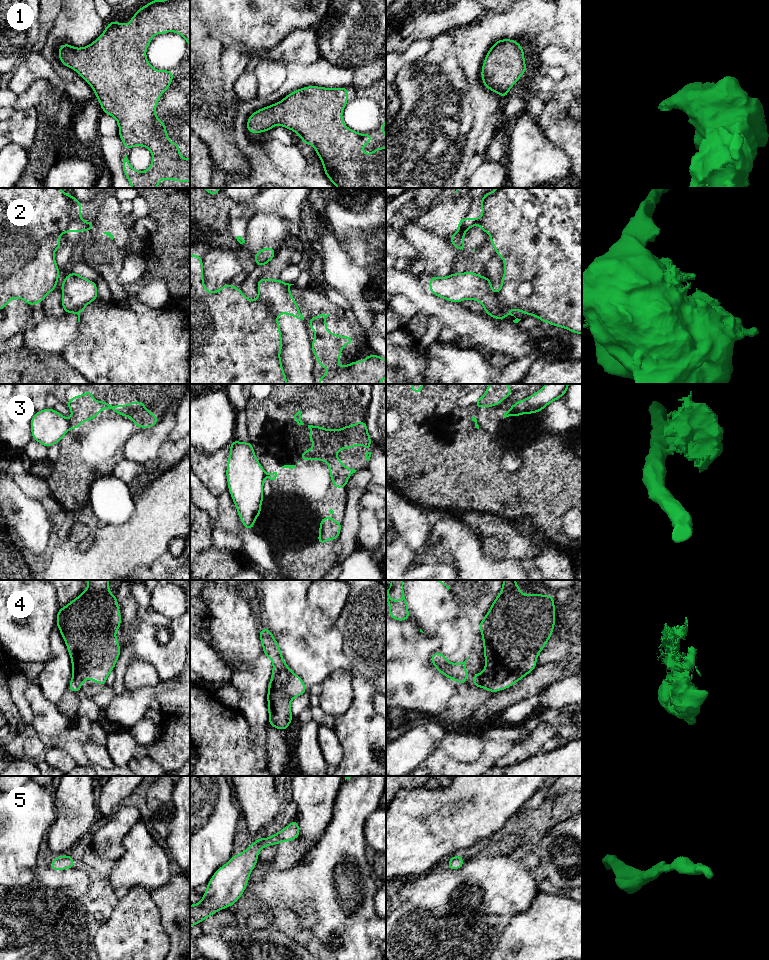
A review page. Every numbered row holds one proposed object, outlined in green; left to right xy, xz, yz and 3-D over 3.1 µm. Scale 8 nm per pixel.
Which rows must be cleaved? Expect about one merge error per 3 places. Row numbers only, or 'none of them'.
2, 3

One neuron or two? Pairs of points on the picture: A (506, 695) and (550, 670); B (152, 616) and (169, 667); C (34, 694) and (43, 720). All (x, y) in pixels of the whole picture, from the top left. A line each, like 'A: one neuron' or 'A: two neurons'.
A: one neuron
B: one neuron
C: one neuron

